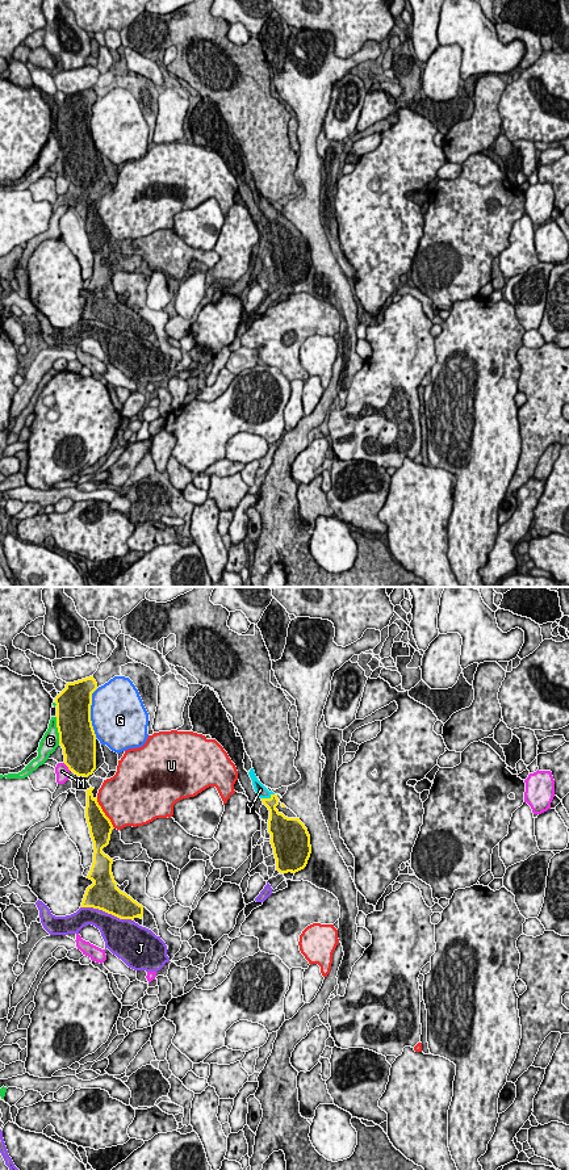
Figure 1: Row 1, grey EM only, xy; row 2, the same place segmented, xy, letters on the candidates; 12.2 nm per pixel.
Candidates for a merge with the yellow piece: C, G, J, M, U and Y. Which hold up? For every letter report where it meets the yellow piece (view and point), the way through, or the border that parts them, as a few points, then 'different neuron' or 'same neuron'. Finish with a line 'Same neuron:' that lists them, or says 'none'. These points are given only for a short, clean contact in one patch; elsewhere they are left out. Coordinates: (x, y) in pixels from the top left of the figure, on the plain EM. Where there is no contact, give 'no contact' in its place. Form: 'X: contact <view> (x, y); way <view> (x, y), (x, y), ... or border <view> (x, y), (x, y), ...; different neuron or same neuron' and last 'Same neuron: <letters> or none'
C: contact xy (58, 142); different neuron
G: contact xy (90, 125); different neuron
J: contact xy (107, 323); different neuron
M: contact xy (67, 177); different neuron
U: contact xy (104, 225); different neuron
Y: contact xy (267, 210); same neuron
Same neuron: Y

